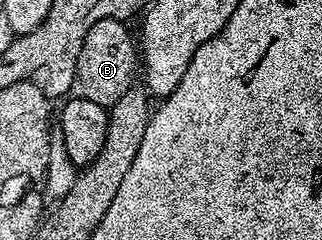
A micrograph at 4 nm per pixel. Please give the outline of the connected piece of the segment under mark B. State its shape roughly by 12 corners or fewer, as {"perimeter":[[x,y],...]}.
{"perimeter":[[119,19],[85,35],[76,82],[110,109],[134,84],[137,45]]}

